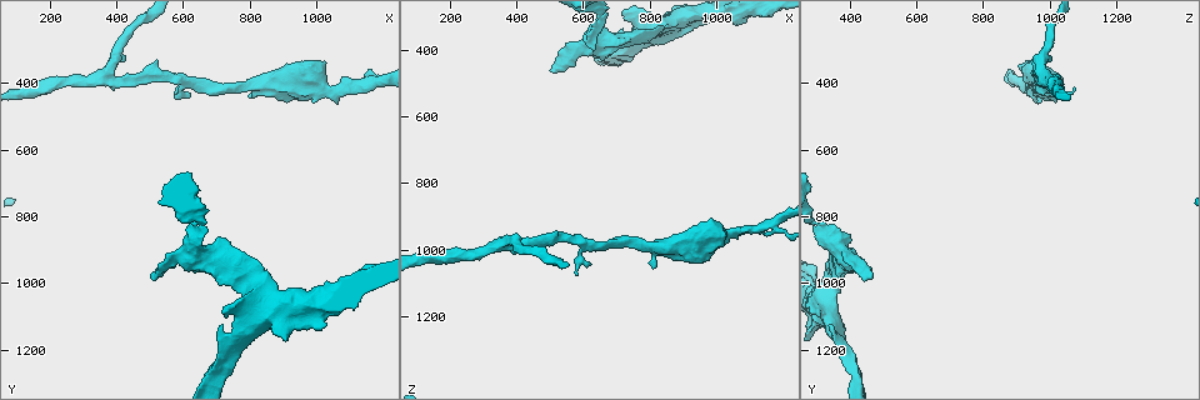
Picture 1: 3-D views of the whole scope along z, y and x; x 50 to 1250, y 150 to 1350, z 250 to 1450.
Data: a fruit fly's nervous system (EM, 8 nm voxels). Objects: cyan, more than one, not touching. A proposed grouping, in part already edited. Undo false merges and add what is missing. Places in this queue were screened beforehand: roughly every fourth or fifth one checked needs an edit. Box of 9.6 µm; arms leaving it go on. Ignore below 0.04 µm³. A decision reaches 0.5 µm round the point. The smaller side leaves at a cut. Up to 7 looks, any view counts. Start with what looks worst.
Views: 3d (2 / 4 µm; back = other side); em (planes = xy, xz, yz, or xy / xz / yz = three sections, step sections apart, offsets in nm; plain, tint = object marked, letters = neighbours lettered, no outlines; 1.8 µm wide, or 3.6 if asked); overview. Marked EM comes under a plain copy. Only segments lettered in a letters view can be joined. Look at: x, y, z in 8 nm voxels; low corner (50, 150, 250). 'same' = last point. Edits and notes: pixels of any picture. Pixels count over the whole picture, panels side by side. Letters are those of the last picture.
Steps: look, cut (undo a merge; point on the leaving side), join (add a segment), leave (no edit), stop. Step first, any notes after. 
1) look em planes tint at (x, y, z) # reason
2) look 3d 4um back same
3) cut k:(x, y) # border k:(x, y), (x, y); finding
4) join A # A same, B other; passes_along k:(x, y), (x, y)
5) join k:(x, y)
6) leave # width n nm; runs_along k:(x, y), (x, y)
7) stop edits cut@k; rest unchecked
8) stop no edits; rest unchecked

look 3d 4um at (690, 930, 370) # three-way junction

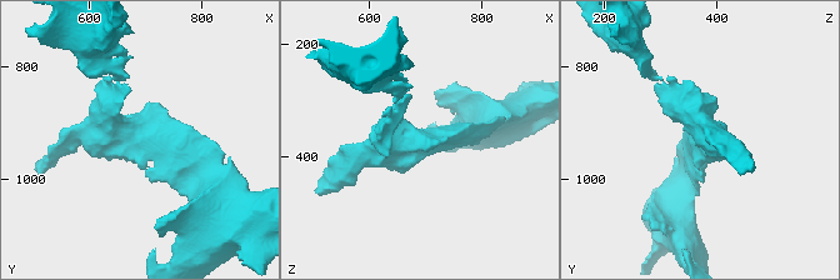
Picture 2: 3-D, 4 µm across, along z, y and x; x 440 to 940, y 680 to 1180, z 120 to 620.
look em xy step 8 tint at (685, 925, 370) # shape alone is not enough

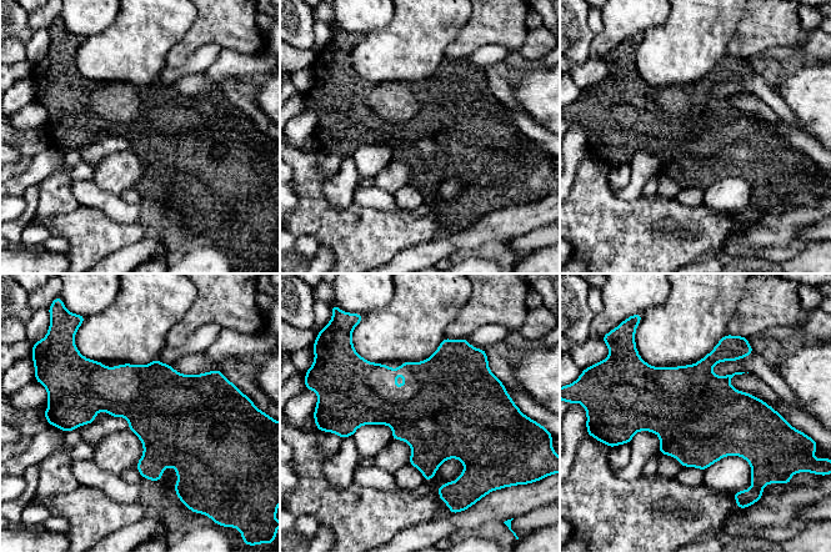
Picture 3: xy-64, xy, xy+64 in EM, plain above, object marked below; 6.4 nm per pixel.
look em planes letters same

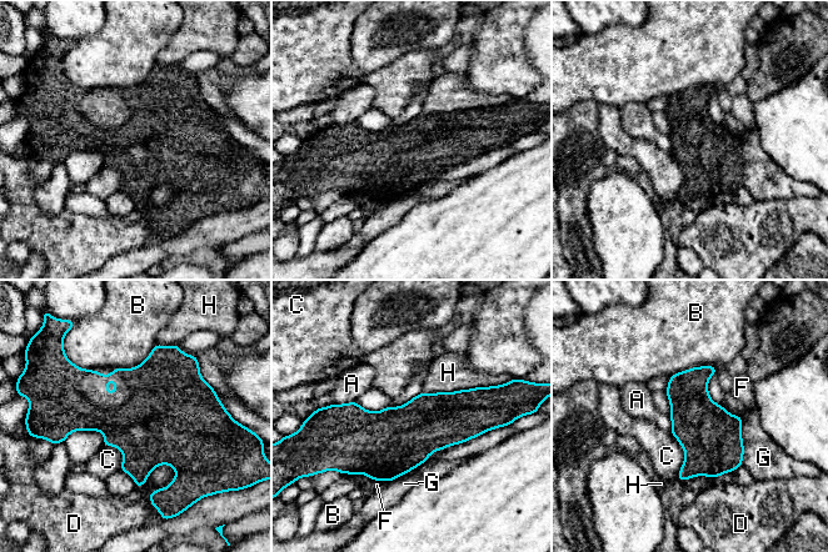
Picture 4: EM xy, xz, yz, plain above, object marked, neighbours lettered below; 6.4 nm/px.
leave # width 380 nm; A other, B other, C other, D other, F other, G other, H other; continuous, no second neuron

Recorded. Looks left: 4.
look em planes letters at (580, 420, 1070) # tapers out

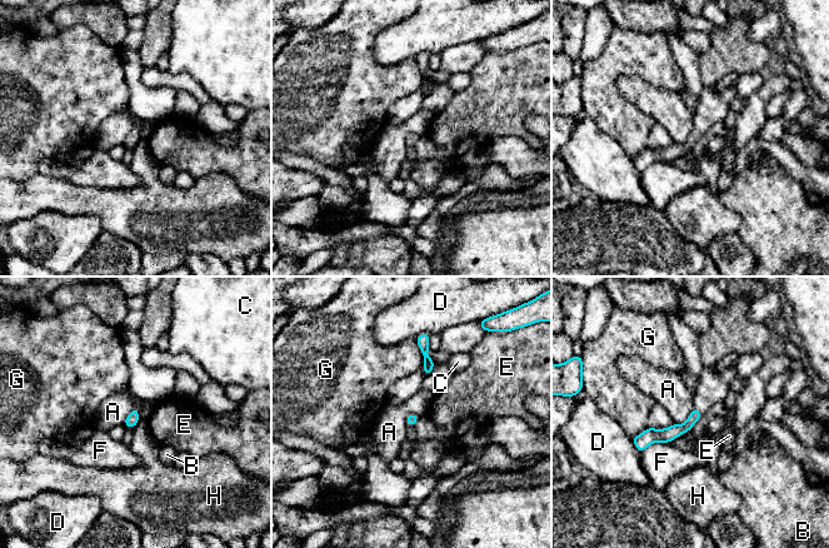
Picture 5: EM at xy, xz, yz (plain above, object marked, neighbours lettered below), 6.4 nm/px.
leave # longest_contact F 200 nm; A other, B other, C other, D other, E other, F other, G other, H other; none of them fits

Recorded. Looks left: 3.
look 3d 4um at (810, 440, 1060)

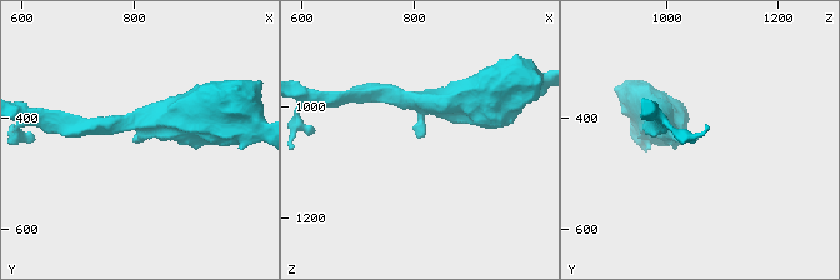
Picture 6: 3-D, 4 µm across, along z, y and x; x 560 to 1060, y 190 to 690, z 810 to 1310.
look em planes letters at (810, 440, 1060)

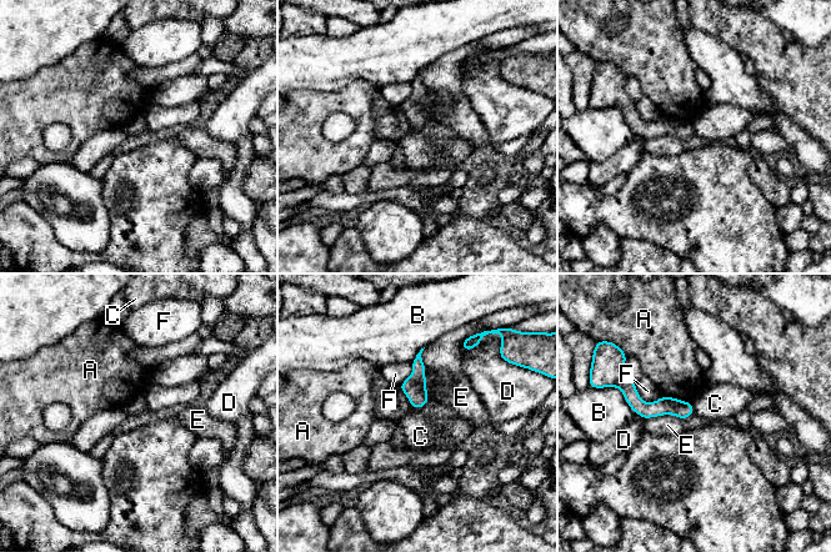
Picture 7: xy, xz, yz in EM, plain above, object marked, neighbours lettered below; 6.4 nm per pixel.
leave # longest_contact B 300 nm; A other, B other, C other, D other, E other, F other; border 7:(691, 404), (694, 411); no lettered segment goes on from it

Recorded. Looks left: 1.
stop no edits; rest unchecked

